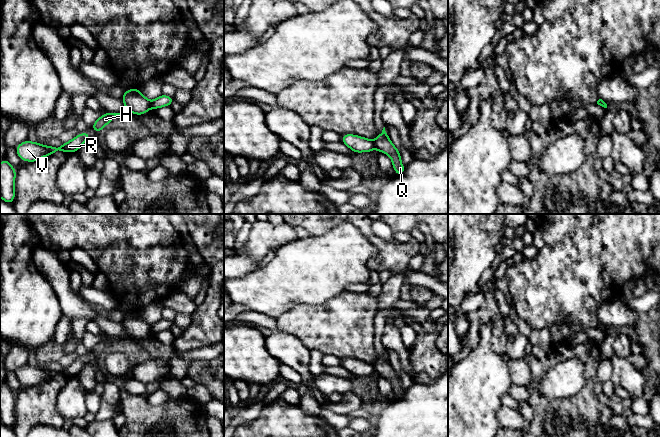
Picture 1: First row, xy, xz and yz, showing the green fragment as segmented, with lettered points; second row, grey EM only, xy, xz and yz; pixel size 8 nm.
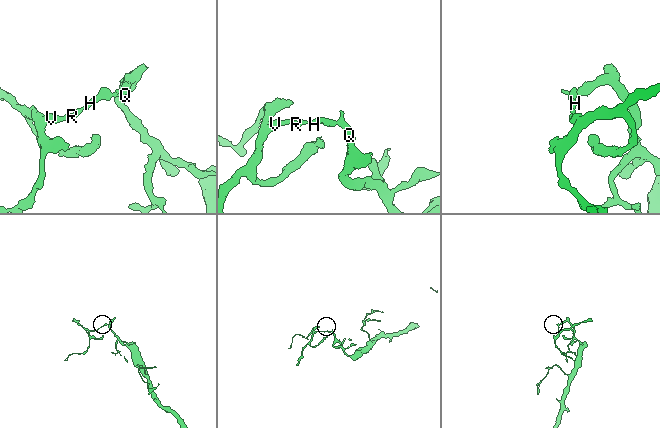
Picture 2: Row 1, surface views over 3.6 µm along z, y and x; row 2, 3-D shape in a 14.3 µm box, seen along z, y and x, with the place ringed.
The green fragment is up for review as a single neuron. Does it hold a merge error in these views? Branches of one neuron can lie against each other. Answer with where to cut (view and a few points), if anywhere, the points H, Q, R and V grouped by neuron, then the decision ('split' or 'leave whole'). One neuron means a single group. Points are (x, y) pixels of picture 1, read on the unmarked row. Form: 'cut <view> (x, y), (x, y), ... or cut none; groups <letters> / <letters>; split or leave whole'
cut xz (373, 365), (375, 371); groups H R V / Q; split

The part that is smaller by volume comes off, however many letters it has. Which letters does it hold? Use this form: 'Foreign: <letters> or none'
Foreign: H, R, V

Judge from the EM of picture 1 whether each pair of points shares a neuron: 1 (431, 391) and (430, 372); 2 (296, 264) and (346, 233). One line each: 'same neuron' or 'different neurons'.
1: different neurons
2: same neuron

